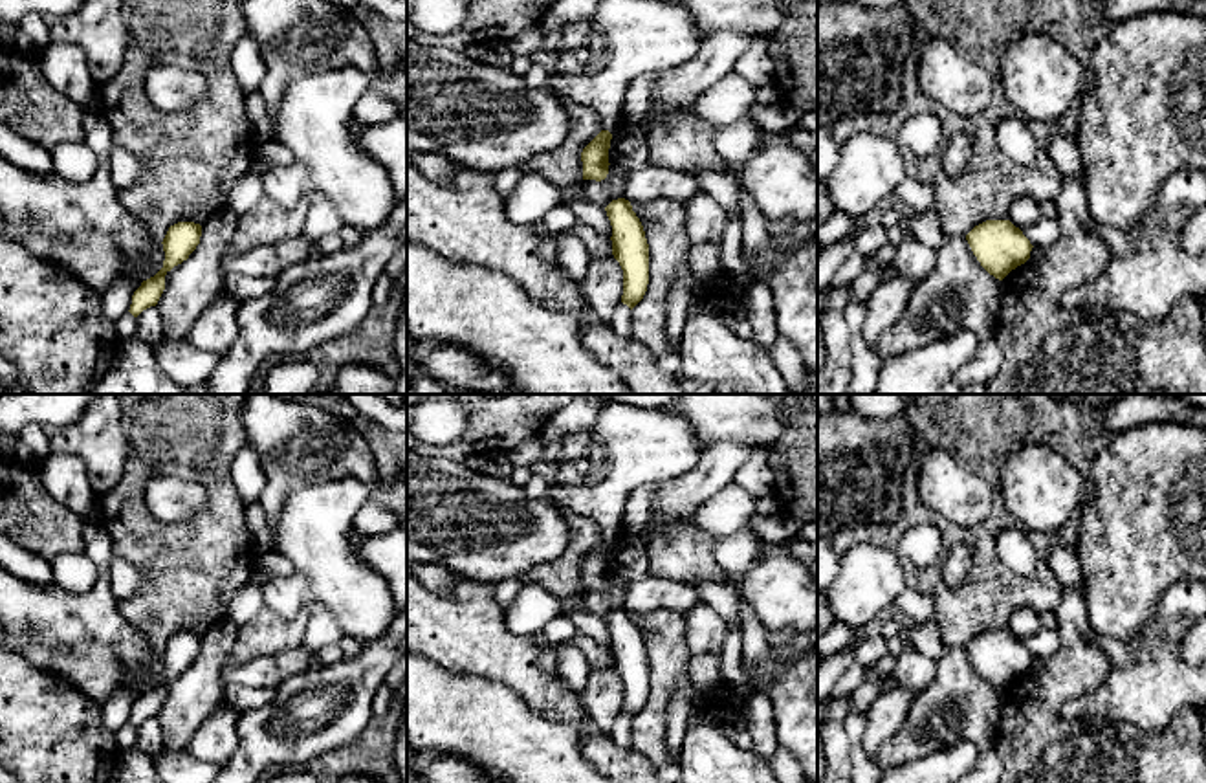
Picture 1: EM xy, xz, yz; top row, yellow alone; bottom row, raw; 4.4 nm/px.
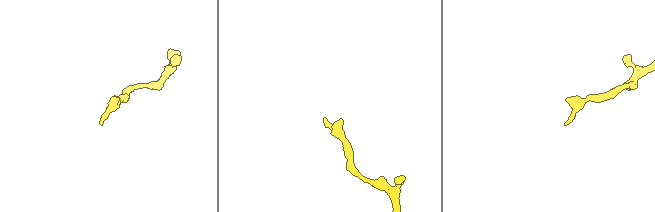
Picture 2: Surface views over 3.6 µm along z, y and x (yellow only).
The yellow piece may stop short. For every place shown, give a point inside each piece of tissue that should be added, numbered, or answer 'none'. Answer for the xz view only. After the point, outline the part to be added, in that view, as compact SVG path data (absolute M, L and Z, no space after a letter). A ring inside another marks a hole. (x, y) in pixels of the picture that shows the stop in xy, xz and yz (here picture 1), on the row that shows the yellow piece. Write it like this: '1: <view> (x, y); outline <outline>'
none

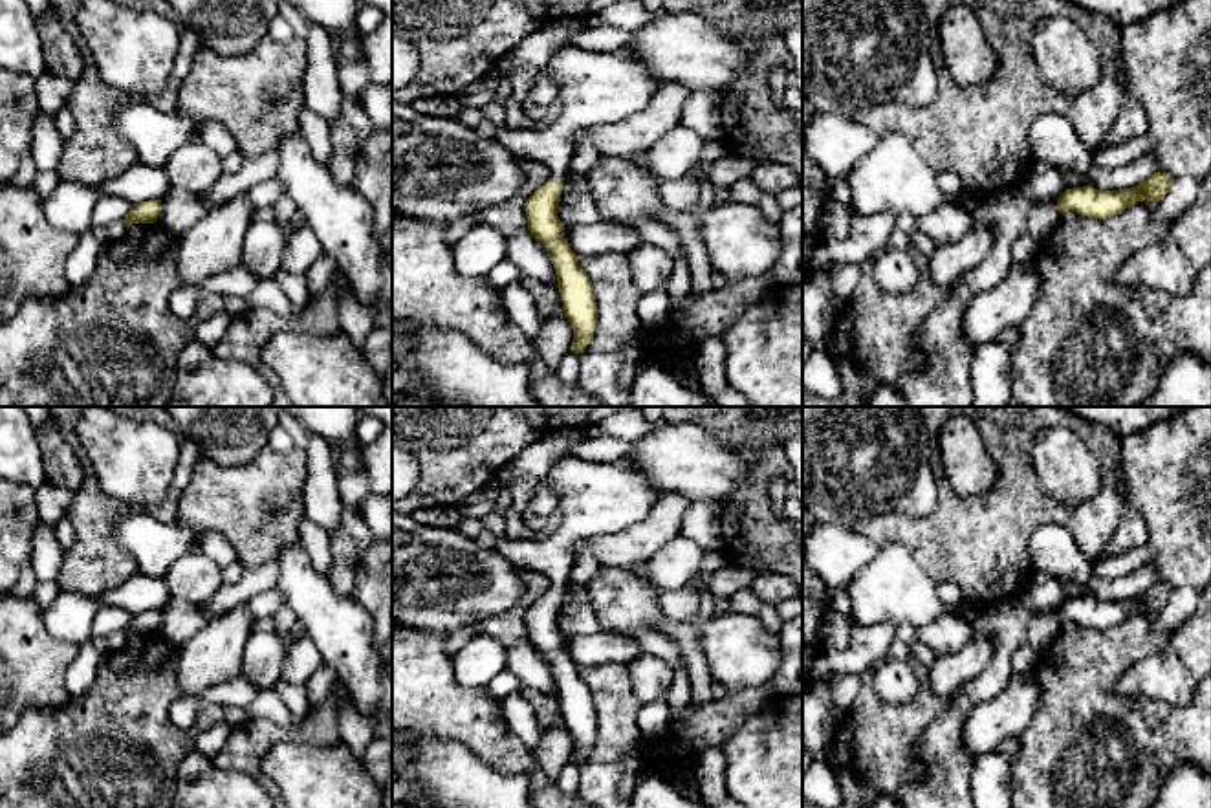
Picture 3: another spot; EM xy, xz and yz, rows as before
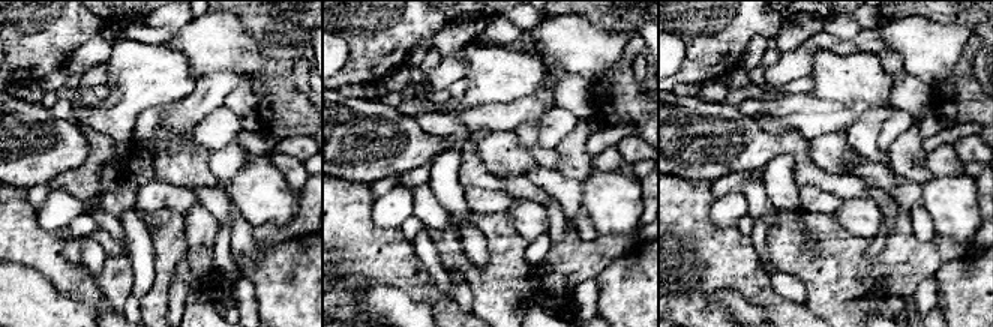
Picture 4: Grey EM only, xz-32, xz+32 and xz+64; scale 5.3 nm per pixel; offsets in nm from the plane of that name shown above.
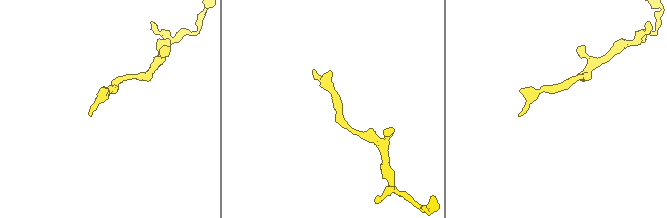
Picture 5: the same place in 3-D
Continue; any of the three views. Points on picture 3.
1: xz (596, 88); outline M583 46L557 49L546 70L559 84L559 117L544 128L507 130L496 139L515 156L542 163L557 183L570 170L575 132L641 114L661 86L638 59Z

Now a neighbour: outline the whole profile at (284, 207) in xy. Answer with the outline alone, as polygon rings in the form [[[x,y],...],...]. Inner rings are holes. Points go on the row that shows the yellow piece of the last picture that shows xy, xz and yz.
[[[282,194],[271,207],[277,224],[295,225],[293,220],[299,209],[288,194]]]

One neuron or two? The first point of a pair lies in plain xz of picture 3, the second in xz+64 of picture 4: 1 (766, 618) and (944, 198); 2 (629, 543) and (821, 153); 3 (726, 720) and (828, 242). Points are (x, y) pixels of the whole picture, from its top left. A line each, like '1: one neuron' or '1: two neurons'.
1: two neurons
2: two neurons
3: one neuron

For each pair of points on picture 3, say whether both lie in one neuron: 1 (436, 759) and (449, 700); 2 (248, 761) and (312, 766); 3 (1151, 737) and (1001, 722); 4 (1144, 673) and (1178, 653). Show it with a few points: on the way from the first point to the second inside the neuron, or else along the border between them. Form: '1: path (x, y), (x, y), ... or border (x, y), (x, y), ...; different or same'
1: border (411, 735), (451, 739), (479, 757); different
2: border (299, 742), (279, 741), (262, 759), (259, 772); different
3: border (1039, 682), (1039, 704), (1019, 737); different
4: path (1153, 673), (1158, 673), (1169, 662); same

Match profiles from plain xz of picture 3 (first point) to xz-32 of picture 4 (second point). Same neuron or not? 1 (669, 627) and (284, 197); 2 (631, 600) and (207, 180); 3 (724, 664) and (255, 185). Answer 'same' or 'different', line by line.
1: different
2: same
3: same

